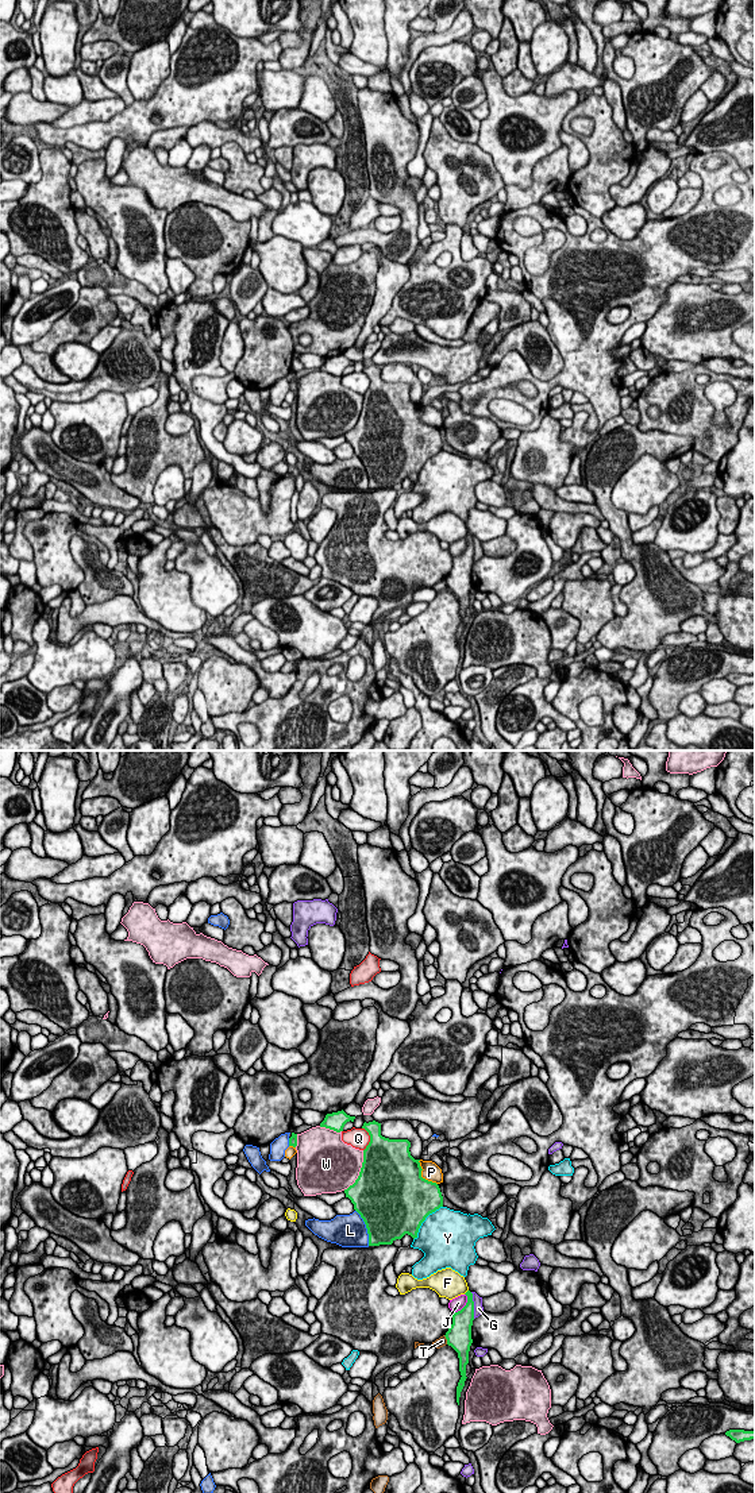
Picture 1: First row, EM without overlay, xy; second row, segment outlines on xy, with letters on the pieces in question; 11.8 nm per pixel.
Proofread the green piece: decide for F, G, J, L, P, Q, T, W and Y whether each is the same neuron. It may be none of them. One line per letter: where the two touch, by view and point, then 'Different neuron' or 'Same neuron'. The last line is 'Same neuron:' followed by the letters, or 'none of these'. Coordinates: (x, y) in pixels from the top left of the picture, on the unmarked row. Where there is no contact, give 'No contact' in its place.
F: Touches green at xy (466, 536). Different neuron
G: Touches green at xy (473, 550). Different neuron
J: Touches green at xy (465, 550). Different neuron
L: Touches green at xy (366, 471). Different neuron
P: Touches green at xy (420, 420). Different neuron
Q: Touches green at xy (370, 384). Different neuron
T: Touches green at xy (446, 582). Different neuron
W: Touches green at xy (359, 416). Different neuron
Y: Touches green at xy (424, 463). Different neuron
Same neuron: none of these

